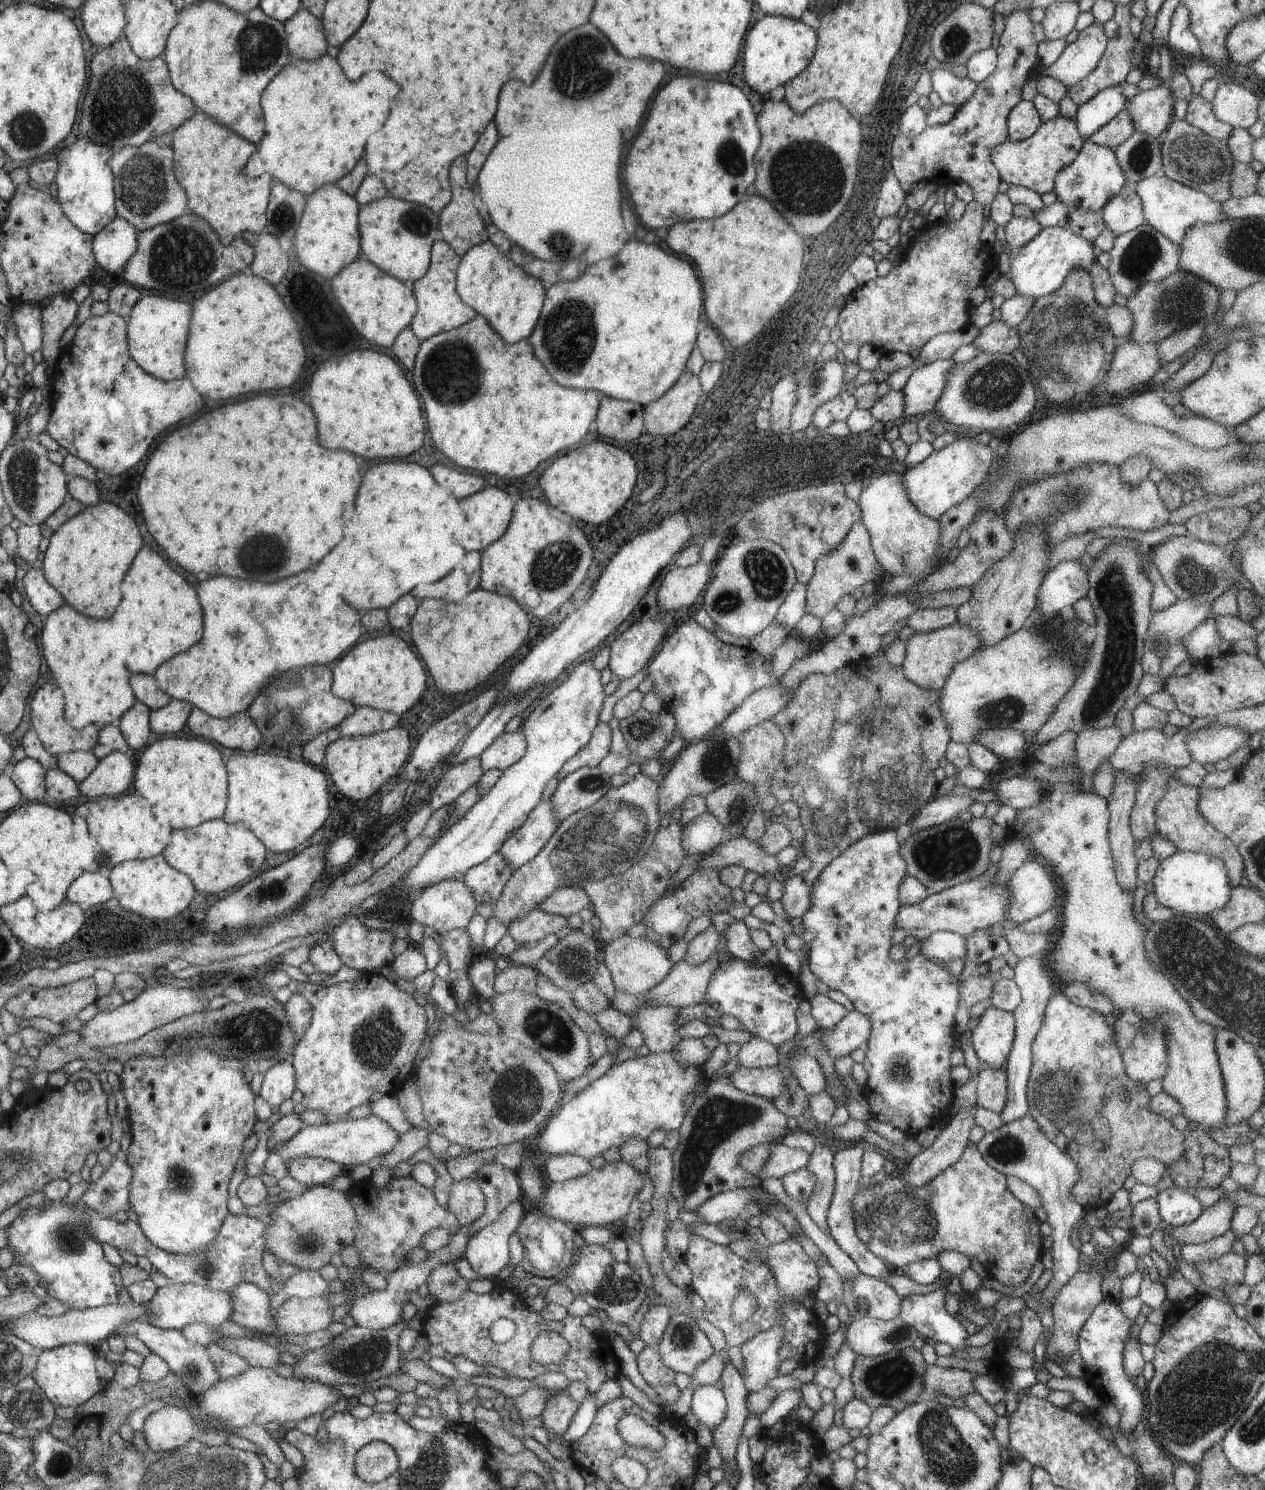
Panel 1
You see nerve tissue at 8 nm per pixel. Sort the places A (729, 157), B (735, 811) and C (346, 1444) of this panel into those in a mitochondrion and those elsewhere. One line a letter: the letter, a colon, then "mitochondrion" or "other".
A: mitochondrion
B: mitochondrion
C: other

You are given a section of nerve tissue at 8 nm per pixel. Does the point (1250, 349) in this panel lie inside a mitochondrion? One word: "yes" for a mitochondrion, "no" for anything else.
no

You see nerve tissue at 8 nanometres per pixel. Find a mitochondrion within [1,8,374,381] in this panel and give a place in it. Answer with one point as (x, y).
(123, 102)

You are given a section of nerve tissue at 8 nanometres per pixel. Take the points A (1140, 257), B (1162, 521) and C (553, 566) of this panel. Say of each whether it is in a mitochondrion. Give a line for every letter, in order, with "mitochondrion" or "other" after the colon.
A: mitochondrion
B: other
C: mitochondrion

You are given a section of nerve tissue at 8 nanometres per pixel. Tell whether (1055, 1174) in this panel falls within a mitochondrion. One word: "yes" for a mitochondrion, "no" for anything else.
yes

